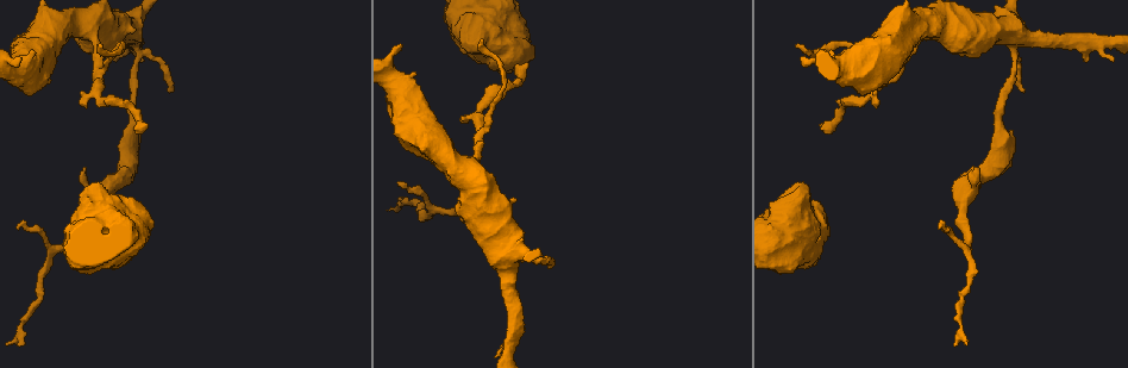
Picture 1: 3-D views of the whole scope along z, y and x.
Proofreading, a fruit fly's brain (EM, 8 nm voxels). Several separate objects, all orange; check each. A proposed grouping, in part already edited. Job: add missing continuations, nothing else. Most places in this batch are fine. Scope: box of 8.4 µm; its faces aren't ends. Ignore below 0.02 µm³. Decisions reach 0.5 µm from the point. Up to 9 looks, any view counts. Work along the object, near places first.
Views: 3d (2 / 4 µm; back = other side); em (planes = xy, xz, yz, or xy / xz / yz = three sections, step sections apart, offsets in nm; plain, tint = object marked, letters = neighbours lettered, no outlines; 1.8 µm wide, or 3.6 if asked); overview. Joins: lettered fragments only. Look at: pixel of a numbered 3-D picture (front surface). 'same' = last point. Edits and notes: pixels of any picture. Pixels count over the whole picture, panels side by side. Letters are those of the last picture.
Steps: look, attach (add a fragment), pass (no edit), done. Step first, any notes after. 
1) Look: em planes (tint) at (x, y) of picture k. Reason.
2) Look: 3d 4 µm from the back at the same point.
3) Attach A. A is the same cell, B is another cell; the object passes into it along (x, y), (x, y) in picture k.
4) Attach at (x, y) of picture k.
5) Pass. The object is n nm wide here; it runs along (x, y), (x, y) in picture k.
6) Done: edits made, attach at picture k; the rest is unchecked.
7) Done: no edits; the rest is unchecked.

Look: em planes (letters) at (84, 169) of picture 1.

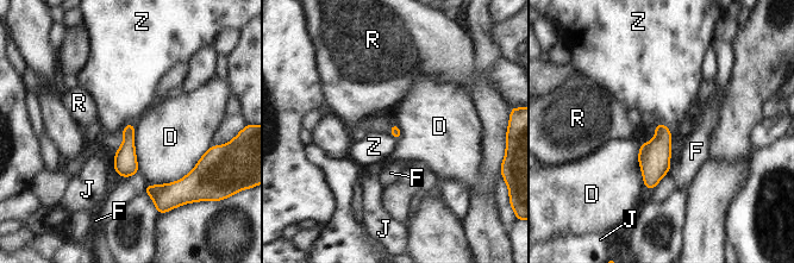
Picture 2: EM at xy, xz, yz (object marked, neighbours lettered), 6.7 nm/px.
Pass. D, F, J, R and Z are other cells; a border runs along (210, 146), (182, 177), (148, 185) in picture 2; no lettered fragment goes on from it.

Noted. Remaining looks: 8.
Look: em planes (letters) at (86, 107) of picture 1. Branch stops here.

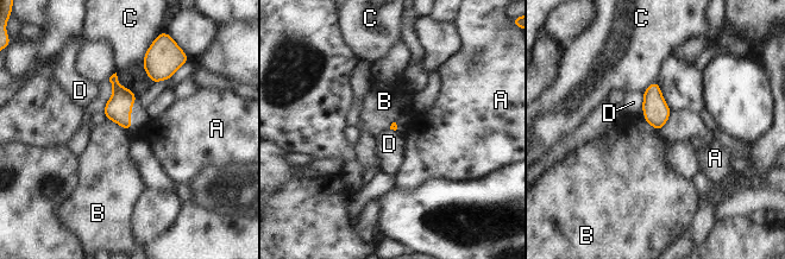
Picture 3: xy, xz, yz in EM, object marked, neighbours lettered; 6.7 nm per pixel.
Pass. A, B, C and D are other cells; a border runs along (644, 93), (641, 111) in picture 3; no lettered fragment goes on from it.

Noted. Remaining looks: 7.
Look: em 3.6 µm planes (letters) at (145, 123) of picture 1. An open end.

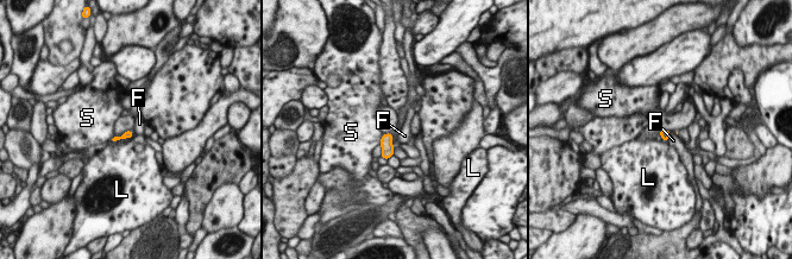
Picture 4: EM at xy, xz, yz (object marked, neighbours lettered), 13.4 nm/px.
Pass. F, L and S are other cells; it runs along (131, 134), (113, 139) in picture 4; no lettered fragment goes on from it.

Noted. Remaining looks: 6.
Look: em xz step 8 (letters) at (796, 45) of picture 1. Branch stops here.

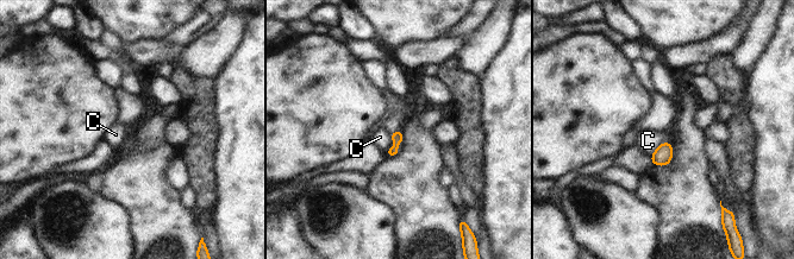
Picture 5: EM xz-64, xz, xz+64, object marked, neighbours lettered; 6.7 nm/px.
Look: em planes (letters) at the same point. Another direction.

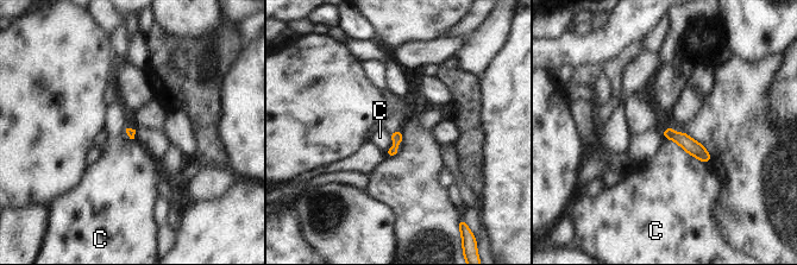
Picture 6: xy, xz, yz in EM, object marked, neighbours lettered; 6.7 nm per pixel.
Pass. C is another cell; no lettered fragment goes on from it.

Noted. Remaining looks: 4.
Done: no edits; the rest is unchecked.

